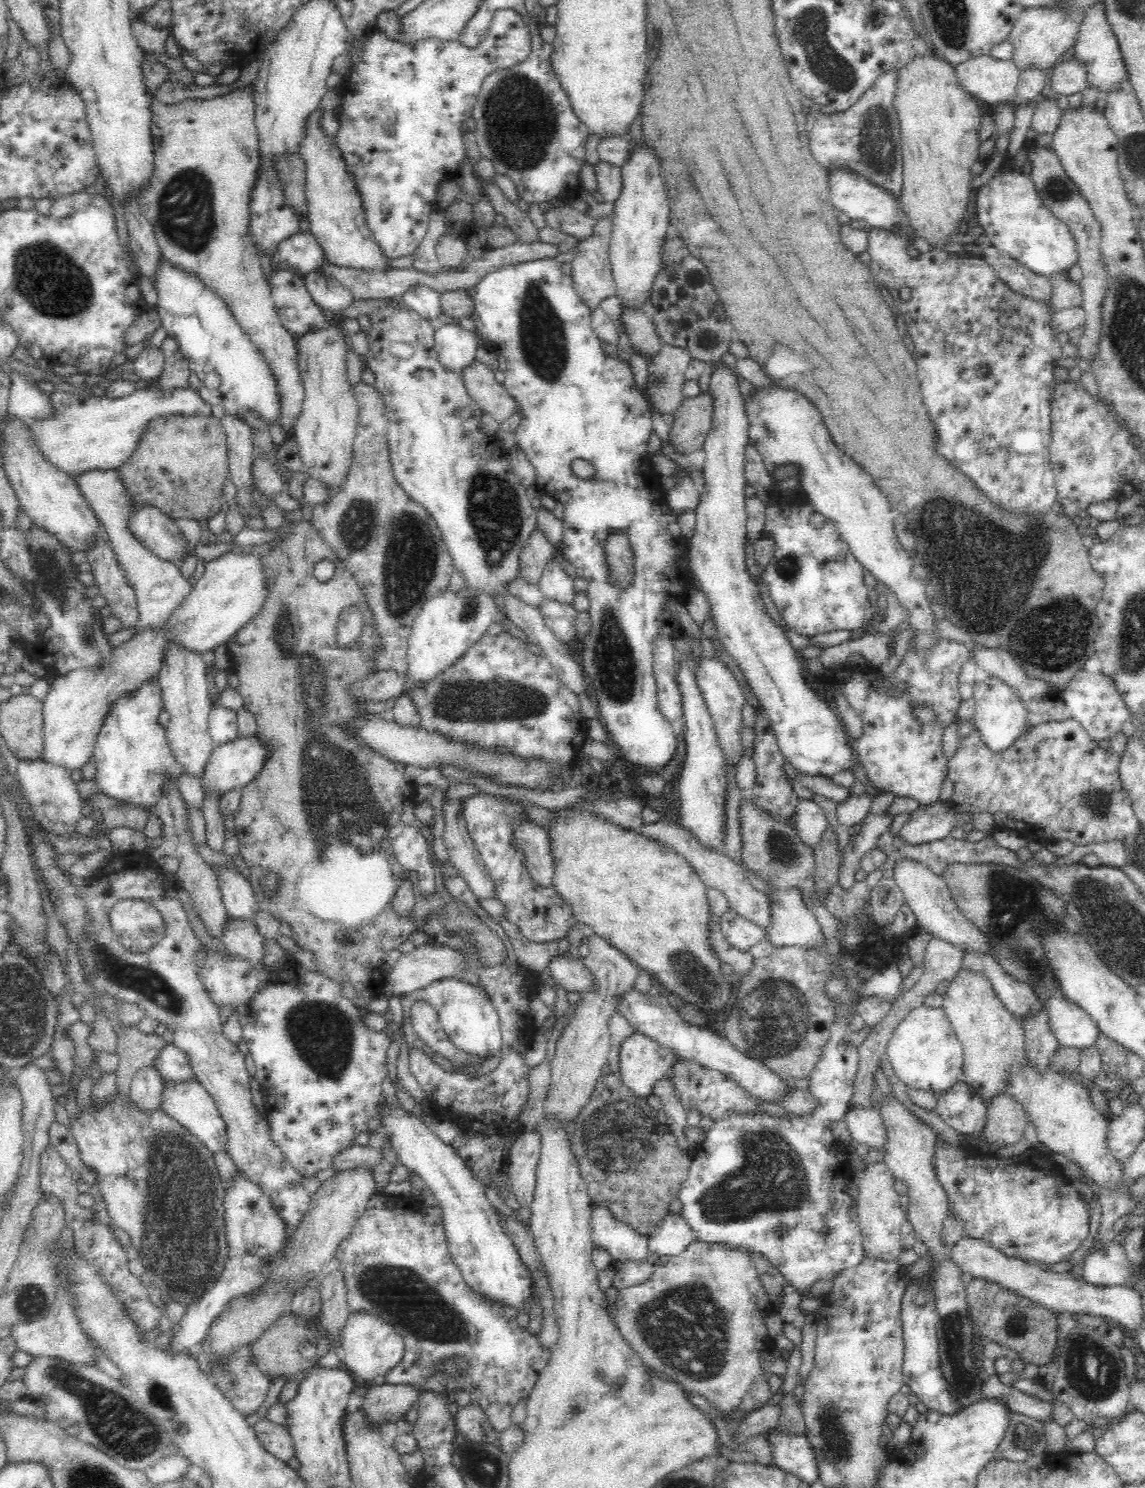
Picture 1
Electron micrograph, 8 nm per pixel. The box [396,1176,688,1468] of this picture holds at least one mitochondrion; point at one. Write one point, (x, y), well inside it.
(573, 1412)

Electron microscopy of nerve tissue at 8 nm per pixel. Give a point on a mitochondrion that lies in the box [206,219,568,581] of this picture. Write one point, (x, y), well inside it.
(495, 511)

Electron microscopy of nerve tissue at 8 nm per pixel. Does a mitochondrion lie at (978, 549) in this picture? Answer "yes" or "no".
yes

